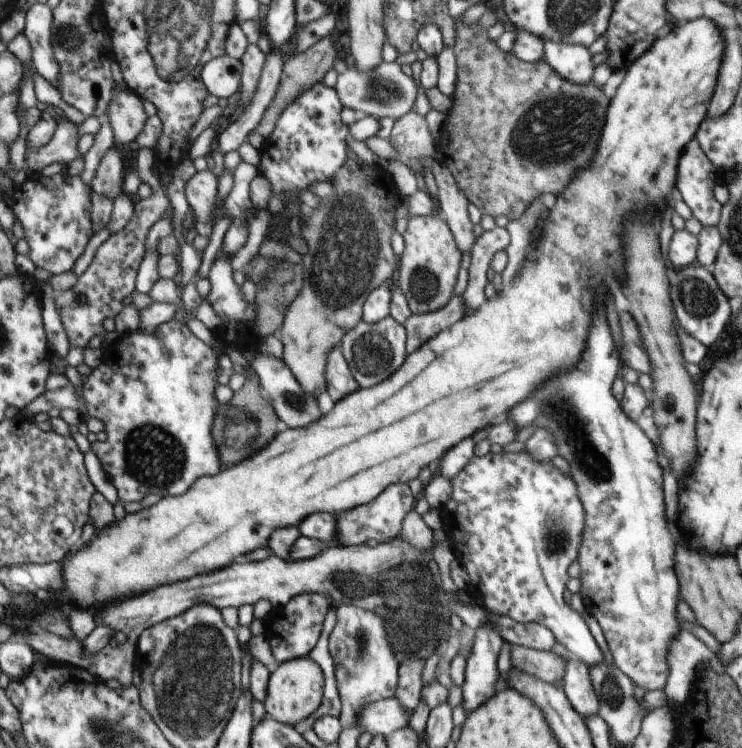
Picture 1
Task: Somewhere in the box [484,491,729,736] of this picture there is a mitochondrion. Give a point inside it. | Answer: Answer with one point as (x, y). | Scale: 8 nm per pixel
(556, 528)

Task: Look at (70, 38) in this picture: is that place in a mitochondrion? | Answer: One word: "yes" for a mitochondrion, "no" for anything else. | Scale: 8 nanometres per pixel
yes

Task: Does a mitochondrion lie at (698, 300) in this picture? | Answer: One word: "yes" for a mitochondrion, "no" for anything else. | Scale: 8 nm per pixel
yes

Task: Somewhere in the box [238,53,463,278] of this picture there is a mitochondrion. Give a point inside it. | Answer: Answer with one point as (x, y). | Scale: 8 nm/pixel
(384, 90)

